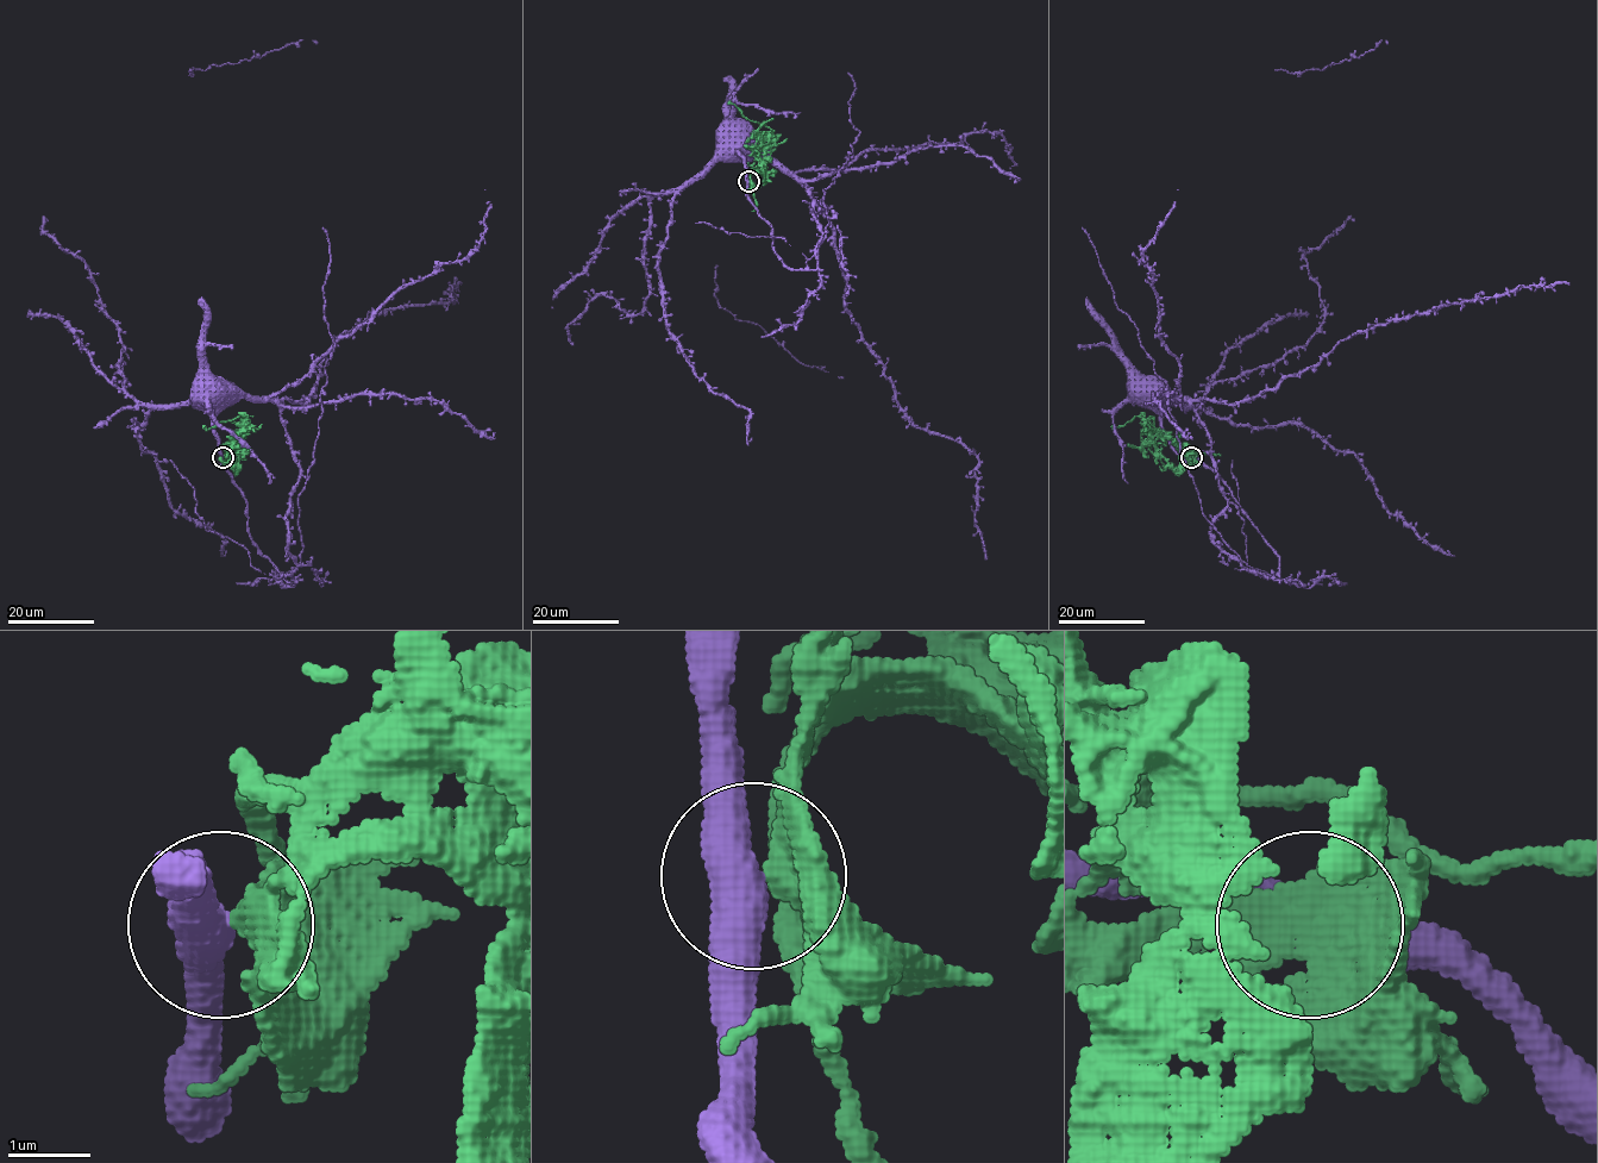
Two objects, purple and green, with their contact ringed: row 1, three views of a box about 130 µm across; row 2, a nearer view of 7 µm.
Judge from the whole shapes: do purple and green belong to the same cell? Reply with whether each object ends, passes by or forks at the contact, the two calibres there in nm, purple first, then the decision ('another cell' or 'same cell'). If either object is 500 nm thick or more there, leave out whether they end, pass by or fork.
480/600 nm | another cell

